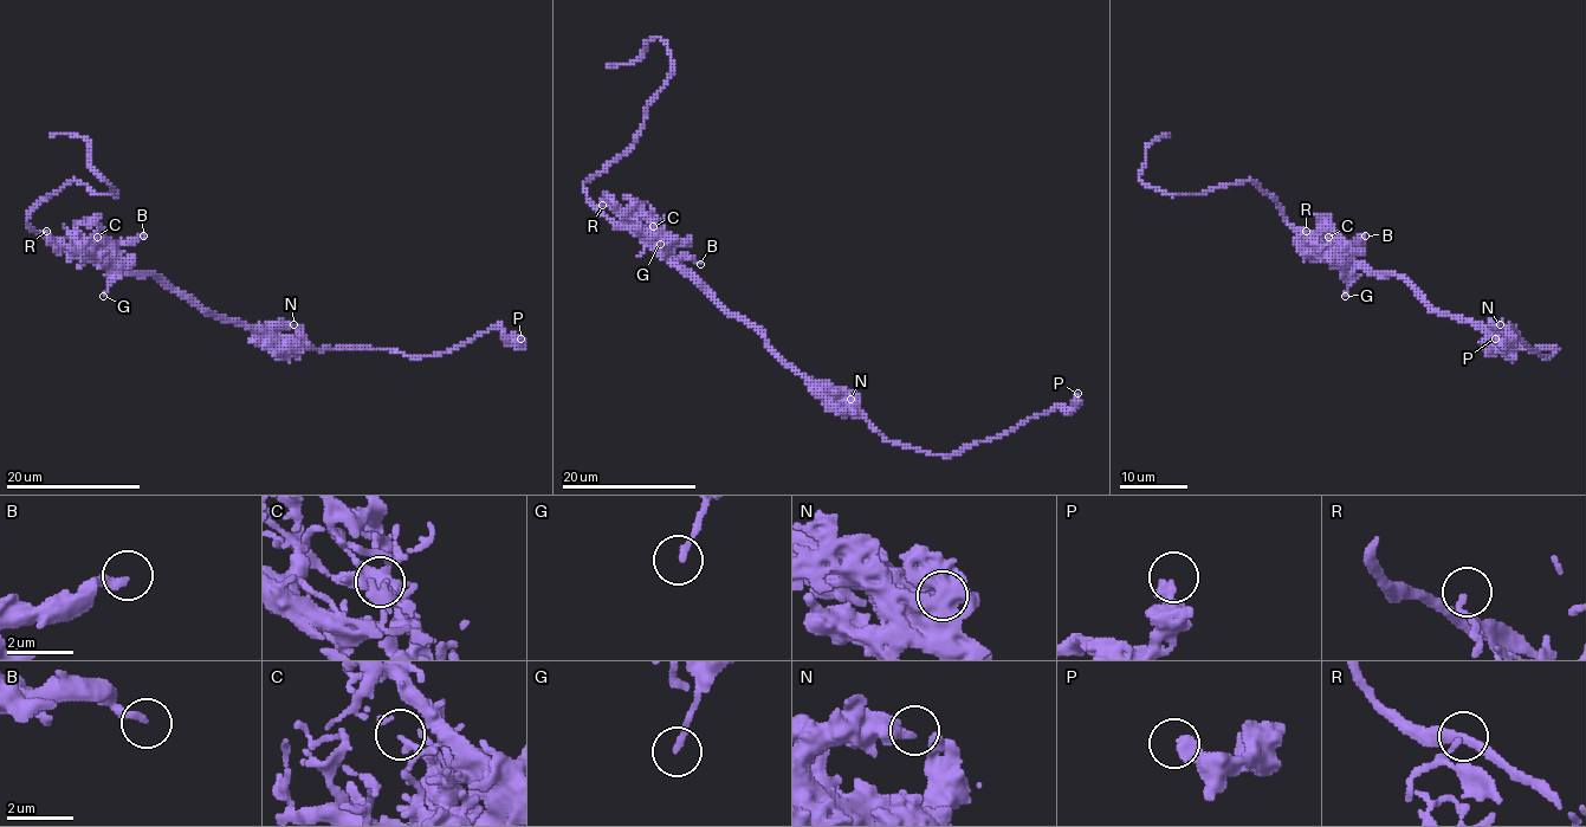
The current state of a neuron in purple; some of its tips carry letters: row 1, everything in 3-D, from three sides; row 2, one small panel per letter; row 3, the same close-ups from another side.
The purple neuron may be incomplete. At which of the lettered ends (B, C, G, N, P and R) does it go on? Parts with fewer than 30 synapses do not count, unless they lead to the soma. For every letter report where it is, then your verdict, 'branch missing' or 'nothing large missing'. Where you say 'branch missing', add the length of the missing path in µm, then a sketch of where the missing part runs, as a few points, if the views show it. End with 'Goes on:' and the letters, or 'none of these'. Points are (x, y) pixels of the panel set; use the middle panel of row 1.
B: place (700, 264); nothing large missing
C: place (653, 226); nothing large missing
G: place (660, 244); nothing large missing
N: place (850, 399); nothing large missing
P: place (1078, 393); nothing large missing
R: place (602, 205); nothing large missing
Goes on: none of these

